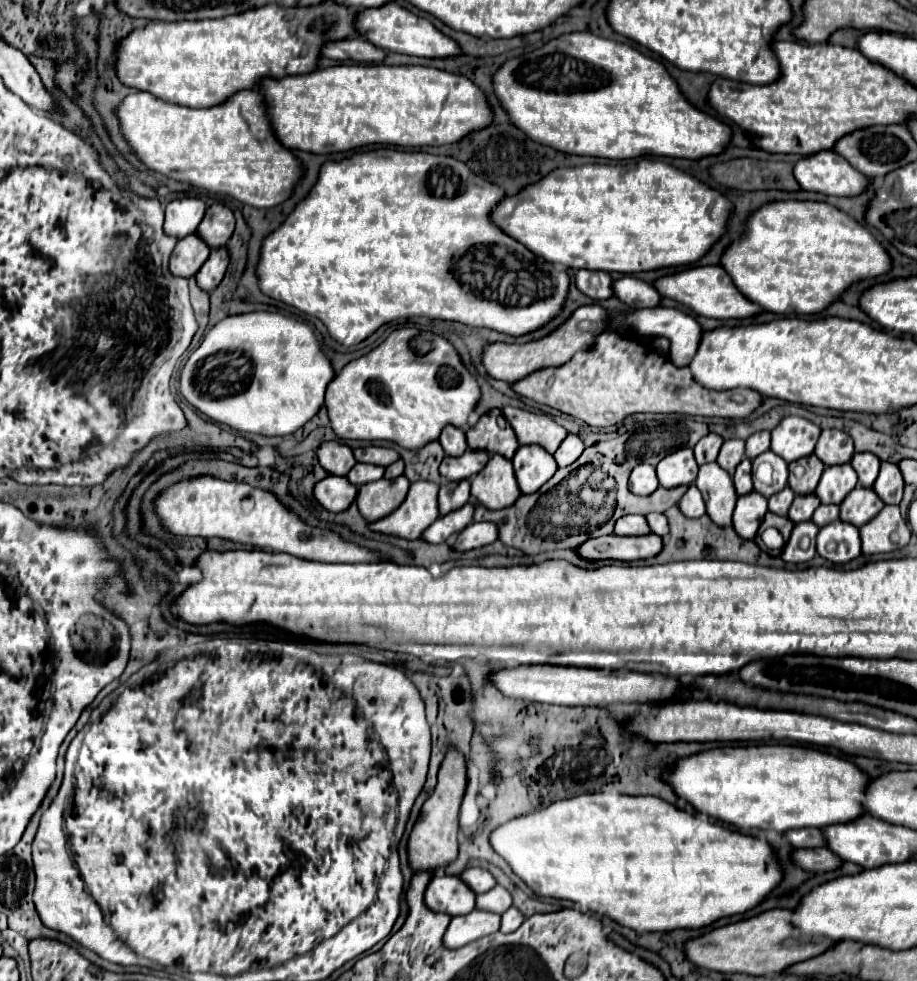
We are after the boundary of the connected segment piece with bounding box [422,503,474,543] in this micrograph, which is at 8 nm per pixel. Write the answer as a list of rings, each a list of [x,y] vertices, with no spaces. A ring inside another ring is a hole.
[[[466,503],[464,507],[436,519],[422,533],[422,539],[426,539],[428,543],[446,543],[454,535],[458,535],[464,527],[468,527],[472,523],[472,515],[474,515],[474,503]]]

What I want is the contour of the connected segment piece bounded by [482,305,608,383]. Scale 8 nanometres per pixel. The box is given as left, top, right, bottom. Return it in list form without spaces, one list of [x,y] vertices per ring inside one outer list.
[[[582,305],[558,329],[554,329],[552,333],[548,333],[542,339],[528,341],[522,345],[518,345],[518,343],[512,343],[512,345],[510,343],[486,343],[484,353],[482,353],[482,365],[490,377],[502,379],[506,383],[514,383],[540,367],[562,365],[580,349],[590,347],[592,341],[596,339],[596,335],[600,335],[602,331],[608,329],[604,319],[608,319],[608,311],[602,309],[600,305]]]

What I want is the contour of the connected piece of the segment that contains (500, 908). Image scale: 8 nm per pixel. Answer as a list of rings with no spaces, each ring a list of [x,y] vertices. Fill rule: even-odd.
[[[500,885],[492,887],[486,893],[476,895],[476,909],[492,911],[492,913],[500,915],[500,913],[504,913],[510,907],[512,907],[512,895],[504,887],[500,887]]]

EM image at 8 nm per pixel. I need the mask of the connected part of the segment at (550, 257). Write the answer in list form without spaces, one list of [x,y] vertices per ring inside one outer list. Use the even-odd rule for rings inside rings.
[[[640,159],[640,161],[630,161],[630,163],[618,163],[618,165],[582,165],[582,167],[562,167],[552,173],[548,173],[544,179],[520,189],[516,195],[506,195],[492,211],[490,211],[490,221],[502,229],[506,235],[512,239],[520,241],[526,245],[532,253],[538,253],[544,257],[548,263],[560,263],[564,269],[598,269],[598,271],[614,271],[614,273],[638,273],[638,271],[652,271],[660,267],[680,267],[698,261],[710,245],[724,233],[724,223],[730,213],[732,205],[726,197],[722,197],[718,191],[710,189],[708,185],[696,181],[692,175],[662,163],[662,161],[650,161],[650,159]]]

